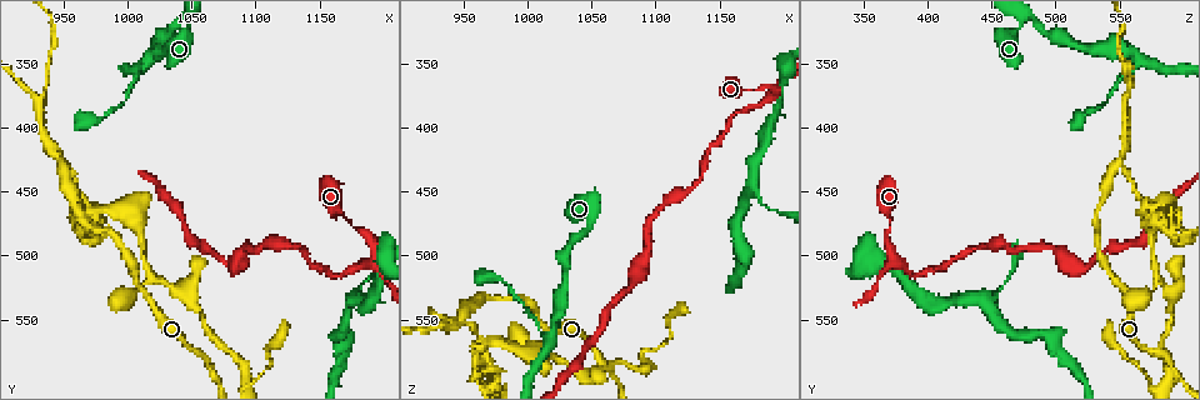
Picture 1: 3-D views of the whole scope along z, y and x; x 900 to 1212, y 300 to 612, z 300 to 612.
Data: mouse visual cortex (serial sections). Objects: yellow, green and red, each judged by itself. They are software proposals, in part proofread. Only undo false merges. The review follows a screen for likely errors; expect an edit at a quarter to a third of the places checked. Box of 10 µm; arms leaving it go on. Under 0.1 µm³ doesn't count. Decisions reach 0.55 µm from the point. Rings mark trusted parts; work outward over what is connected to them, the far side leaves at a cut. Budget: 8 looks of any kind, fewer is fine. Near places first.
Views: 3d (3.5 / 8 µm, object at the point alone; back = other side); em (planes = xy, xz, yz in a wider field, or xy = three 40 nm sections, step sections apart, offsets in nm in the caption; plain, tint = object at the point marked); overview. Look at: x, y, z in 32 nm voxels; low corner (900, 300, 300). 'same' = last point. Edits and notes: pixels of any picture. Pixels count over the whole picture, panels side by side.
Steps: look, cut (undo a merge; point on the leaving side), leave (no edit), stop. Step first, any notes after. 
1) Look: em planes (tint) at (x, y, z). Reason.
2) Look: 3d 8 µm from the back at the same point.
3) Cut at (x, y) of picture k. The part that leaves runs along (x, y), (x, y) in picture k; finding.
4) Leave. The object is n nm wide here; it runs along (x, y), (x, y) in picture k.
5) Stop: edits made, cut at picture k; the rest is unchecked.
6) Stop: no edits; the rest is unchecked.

Look: em planes (tint) at (1194, 500, 372).

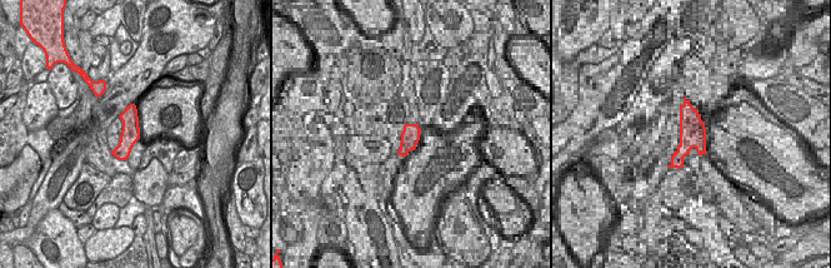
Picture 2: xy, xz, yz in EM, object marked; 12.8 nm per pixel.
Look: 3d 3.5 µm from the back at the same point. See where the arms go.

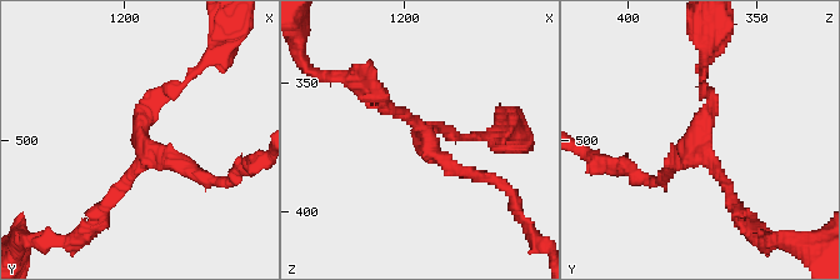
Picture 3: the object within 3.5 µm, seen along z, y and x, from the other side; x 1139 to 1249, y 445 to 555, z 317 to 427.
Leave. One cell here.

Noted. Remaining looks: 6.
Look: 3d 3.5 µm at (1084, 510, 520). Abrupt turn.

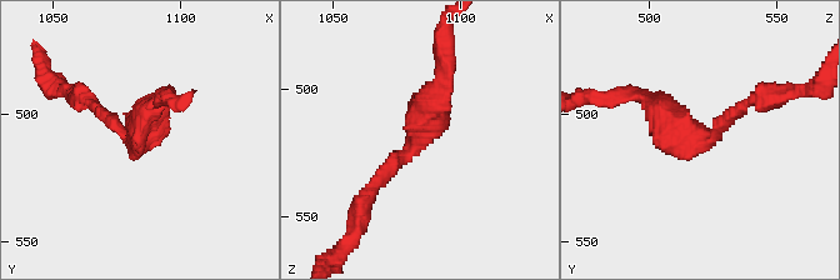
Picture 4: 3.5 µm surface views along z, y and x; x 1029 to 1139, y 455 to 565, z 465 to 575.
Look: em xy step 3 (tint) at (1083, 510, 519). The arms are 200, 200 nm wide; now the EM.

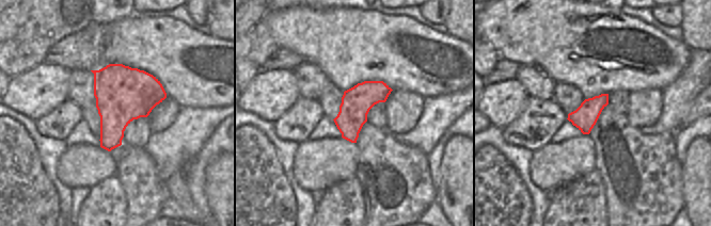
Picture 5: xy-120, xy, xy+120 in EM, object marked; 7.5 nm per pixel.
Leave. The object is 220 nm wide here; it runs along (441, 78), (415, 148), (369, 193) in picture 4; one cell here.

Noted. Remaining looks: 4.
Look: 3d 3.5 µm at (930, 378, 556).

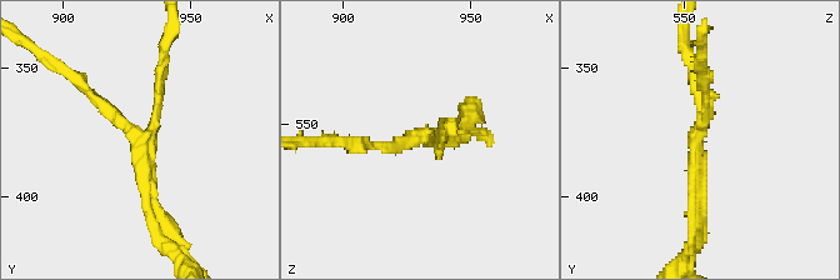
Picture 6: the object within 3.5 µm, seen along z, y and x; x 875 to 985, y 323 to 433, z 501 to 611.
Look: em planes (tint) at (930, 377, 554). Shape alone is not enough.

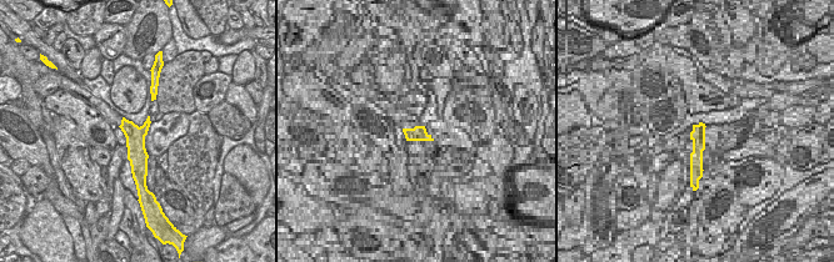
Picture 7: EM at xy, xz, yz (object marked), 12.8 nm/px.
Cut at (439, 150) of picture 6. The arms are 150, 150, 150 nm wide; two cells meet here.

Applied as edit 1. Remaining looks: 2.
Stop: edits made, cut at picture 6; the rest is unchecked.

